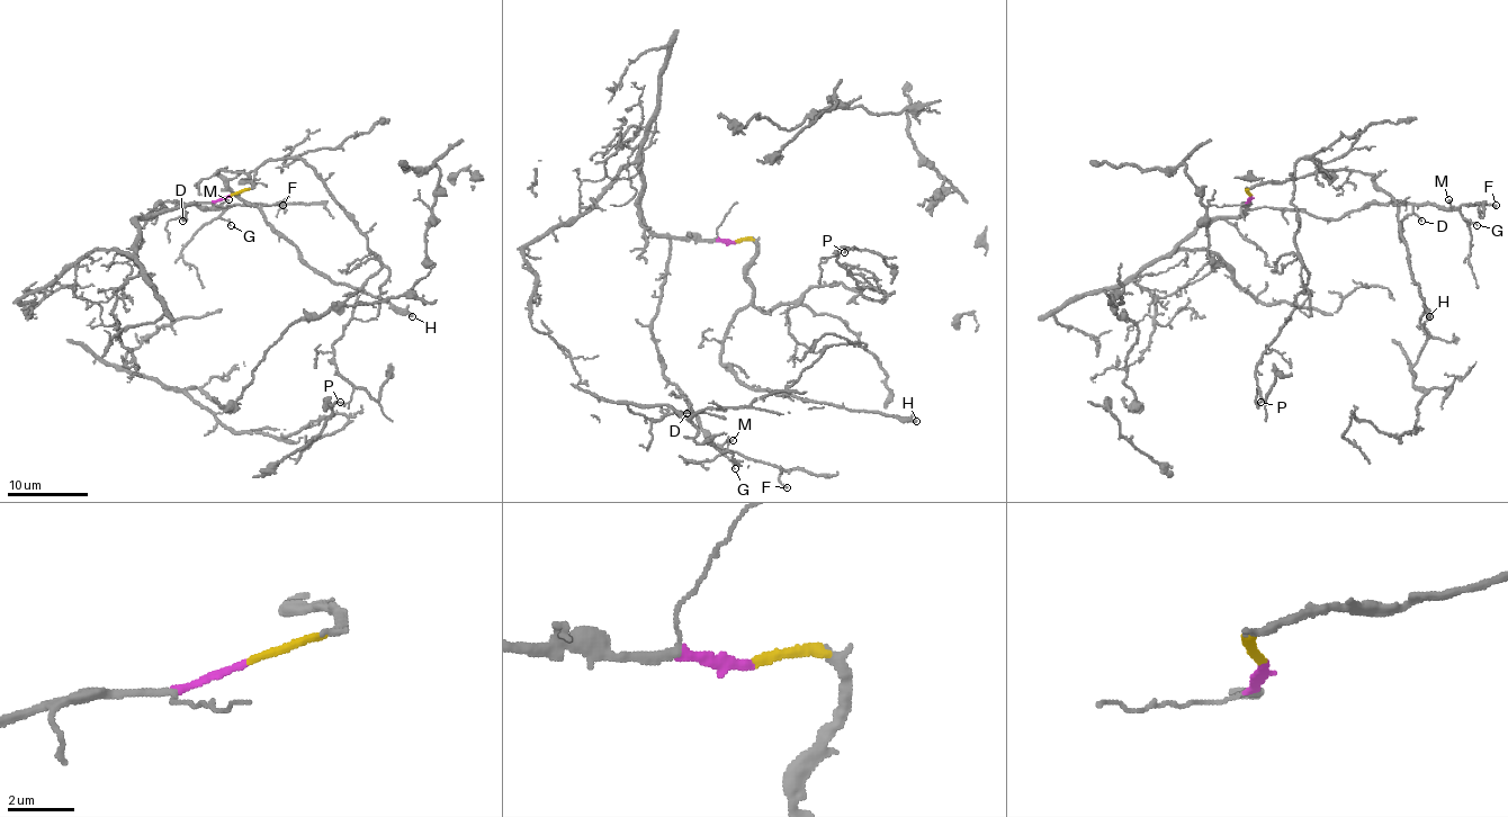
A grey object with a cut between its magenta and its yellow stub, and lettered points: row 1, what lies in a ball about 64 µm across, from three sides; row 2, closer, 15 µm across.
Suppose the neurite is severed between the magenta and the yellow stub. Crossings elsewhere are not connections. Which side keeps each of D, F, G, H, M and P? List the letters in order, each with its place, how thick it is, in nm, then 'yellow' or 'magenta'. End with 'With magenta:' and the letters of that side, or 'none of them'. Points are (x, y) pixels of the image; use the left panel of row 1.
D: place (182, 221); calibre 130 nm; magenta
F: place (283, 205); calibre 120 nm; magenta
G: place (231, 225); calibre 120 nm; magenta
H: place (412, 316); calibre 260 nm; yellow
M: place (229, 199); calibre 110 nm; magenta
P: place (340, 402); calibre 140 nm; yellow
With magenta: D, F, G, M

